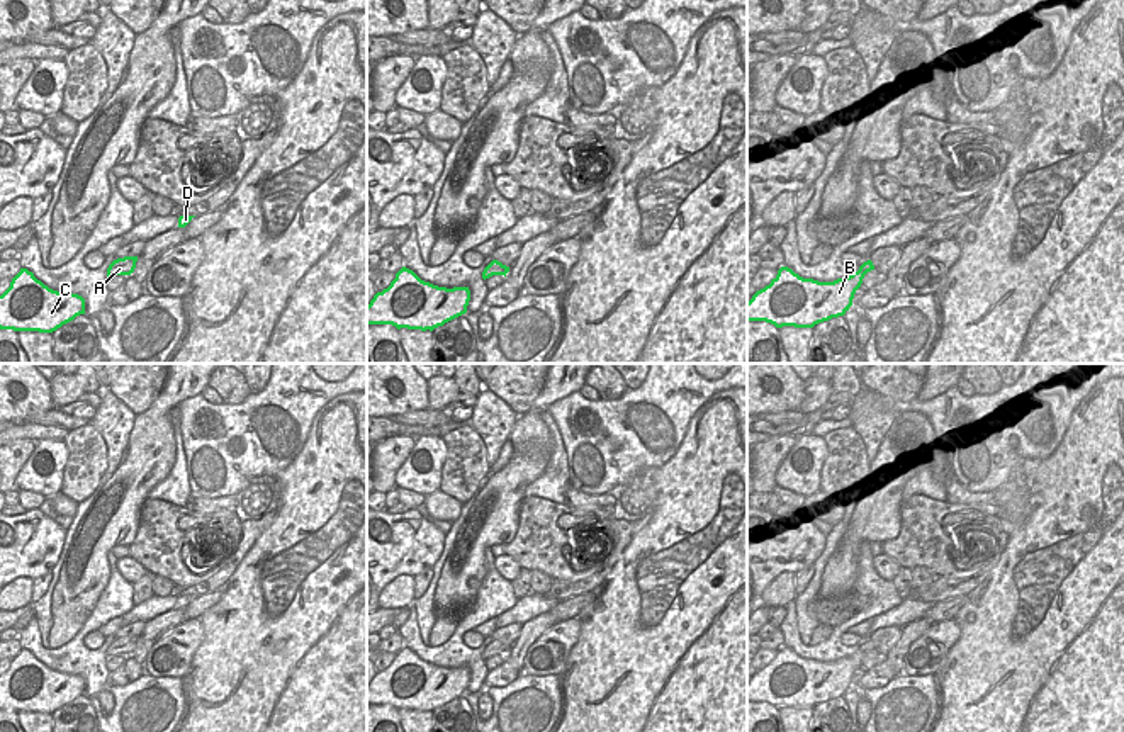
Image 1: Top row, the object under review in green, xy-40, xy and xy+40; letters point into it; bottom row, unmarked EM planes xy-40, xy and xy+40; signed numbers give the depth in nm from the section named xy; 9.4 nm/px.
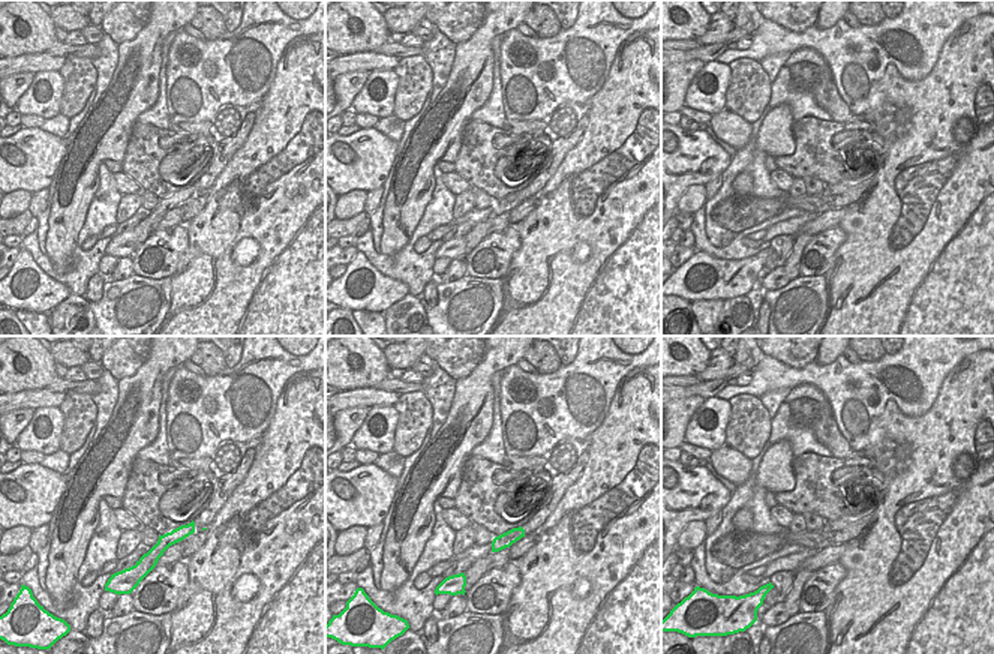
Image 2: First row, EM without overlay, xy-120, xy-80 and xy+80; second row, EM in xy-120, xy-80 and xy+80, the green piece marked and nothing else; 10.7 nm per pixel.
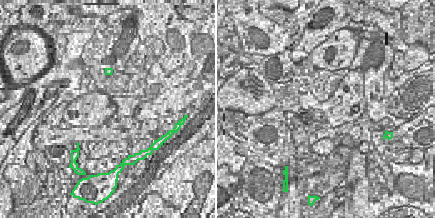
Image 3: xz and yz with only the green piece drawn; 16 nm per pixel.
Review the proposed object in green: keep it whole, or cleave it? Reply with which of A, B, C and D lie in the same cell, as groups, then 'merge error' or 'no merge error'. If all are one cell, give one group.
groups A D / B C; merge error

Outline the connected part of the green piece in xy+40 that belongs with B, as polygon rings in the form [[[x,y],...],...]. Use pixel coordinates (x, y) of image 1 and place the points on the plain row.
[[[781,647],[771,664],[757,671],[747,683],[747,701],[766,701],[776,708],[813,708],[818,703],[844,696],[866,654],[859,647],[849,657],[818,662]]]

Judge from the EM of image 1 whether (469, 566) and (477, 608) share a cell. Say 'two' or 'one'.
two

